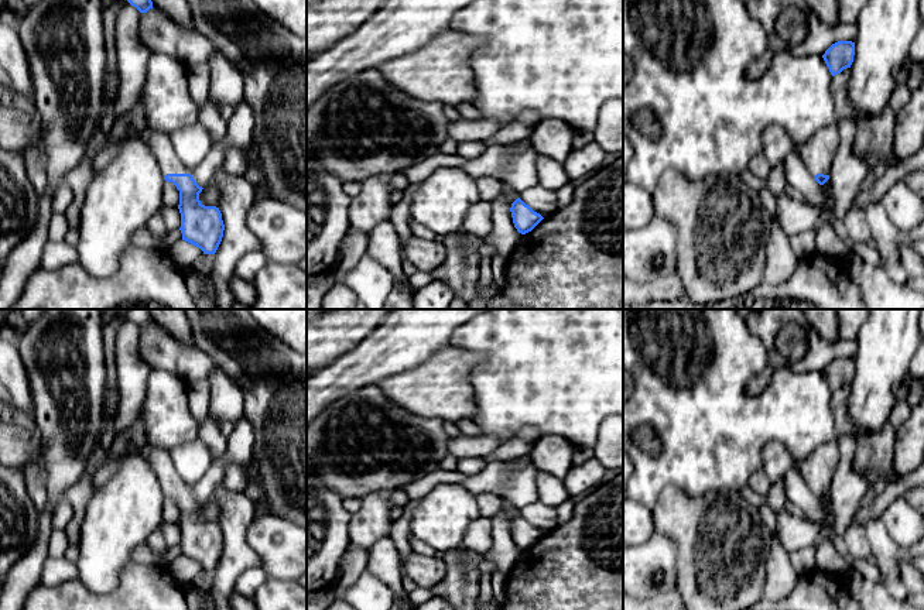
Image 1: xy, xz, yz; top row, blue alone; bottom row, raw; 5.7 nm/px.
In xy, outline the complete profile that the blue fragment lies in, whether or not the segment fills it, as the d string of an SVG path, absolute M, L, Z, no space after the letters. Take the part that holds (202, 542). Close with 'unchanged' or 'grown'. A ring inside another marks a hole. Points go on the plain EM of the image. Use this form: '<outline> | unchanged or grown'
M147 443L138 448L138 452L154 470L164 496L179 507L182 556L201 565L203 570L215 570L225 546L219 524L201 520L199 510L203 504L195 498L191 486L177 473L168 449Z | grown

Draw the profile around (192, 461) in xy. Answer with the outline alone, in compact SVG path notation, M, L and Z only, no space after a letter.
M194 439L171 450L174 467L189 486L196 484L211 469L213 459L201 439Z

